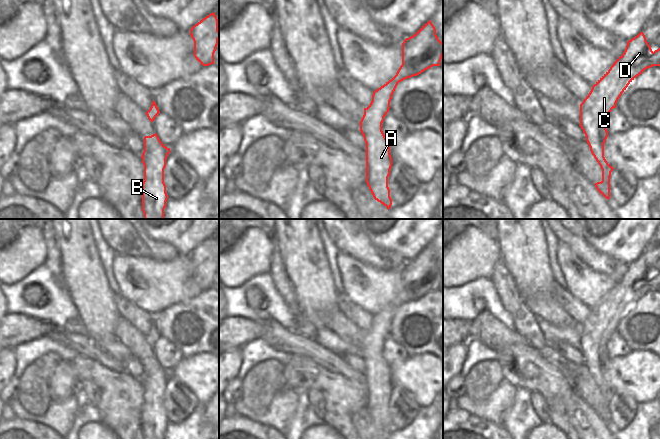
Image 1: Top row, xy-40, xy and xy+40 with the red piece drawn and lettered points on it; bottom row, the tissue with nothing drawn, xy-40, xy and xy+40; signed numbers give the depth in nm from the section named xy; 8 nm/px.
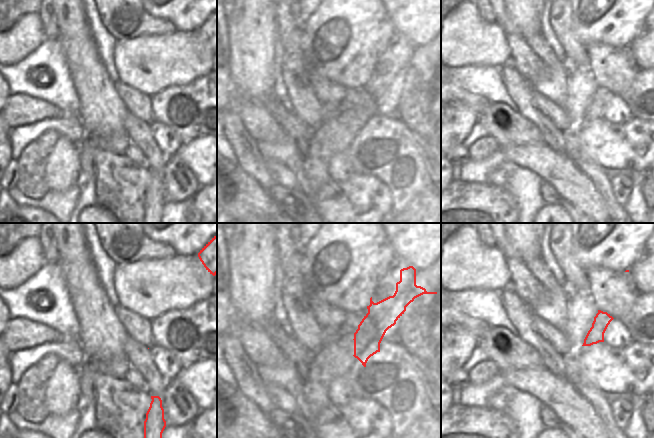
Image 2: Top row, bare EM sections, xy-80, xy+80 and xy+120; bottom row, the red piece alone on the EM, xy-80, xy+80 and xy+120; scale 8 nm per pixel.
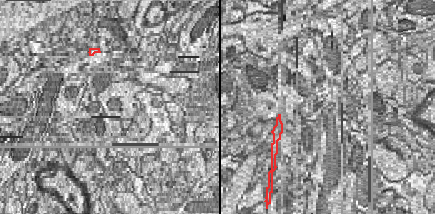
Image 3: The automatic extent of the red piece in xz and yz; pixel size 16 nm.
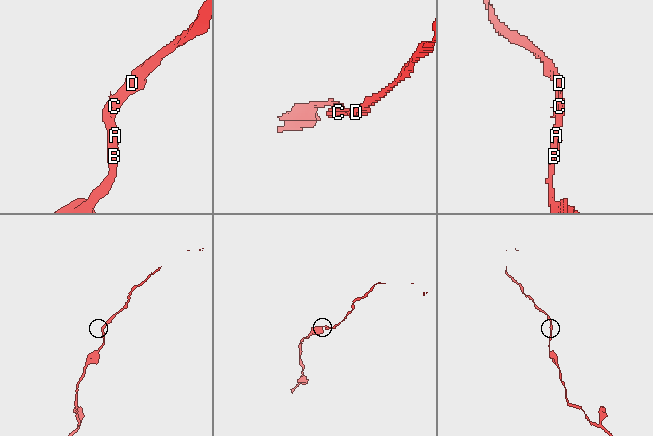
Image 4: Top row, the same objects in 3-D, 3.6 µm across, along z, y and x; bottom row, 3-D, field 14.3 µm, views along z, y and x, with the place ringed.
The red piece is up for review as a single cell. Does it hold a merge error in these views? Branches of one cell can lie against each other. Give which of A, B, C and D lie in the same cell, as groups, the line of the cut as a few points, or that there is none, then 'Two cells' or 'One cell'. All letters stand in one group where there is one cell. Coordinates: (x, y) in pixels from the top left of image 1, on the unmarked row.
Groups: A B C D. No split. One cell

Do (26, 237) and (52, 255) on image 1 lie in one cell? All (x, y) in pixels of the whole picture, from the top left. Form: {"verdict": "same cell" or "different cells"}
{"verdict": "different cells"}

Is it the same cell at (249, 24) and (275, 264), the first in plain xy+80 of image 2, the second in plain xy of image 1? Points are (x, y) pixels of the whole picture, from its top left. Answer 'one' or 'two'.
two

